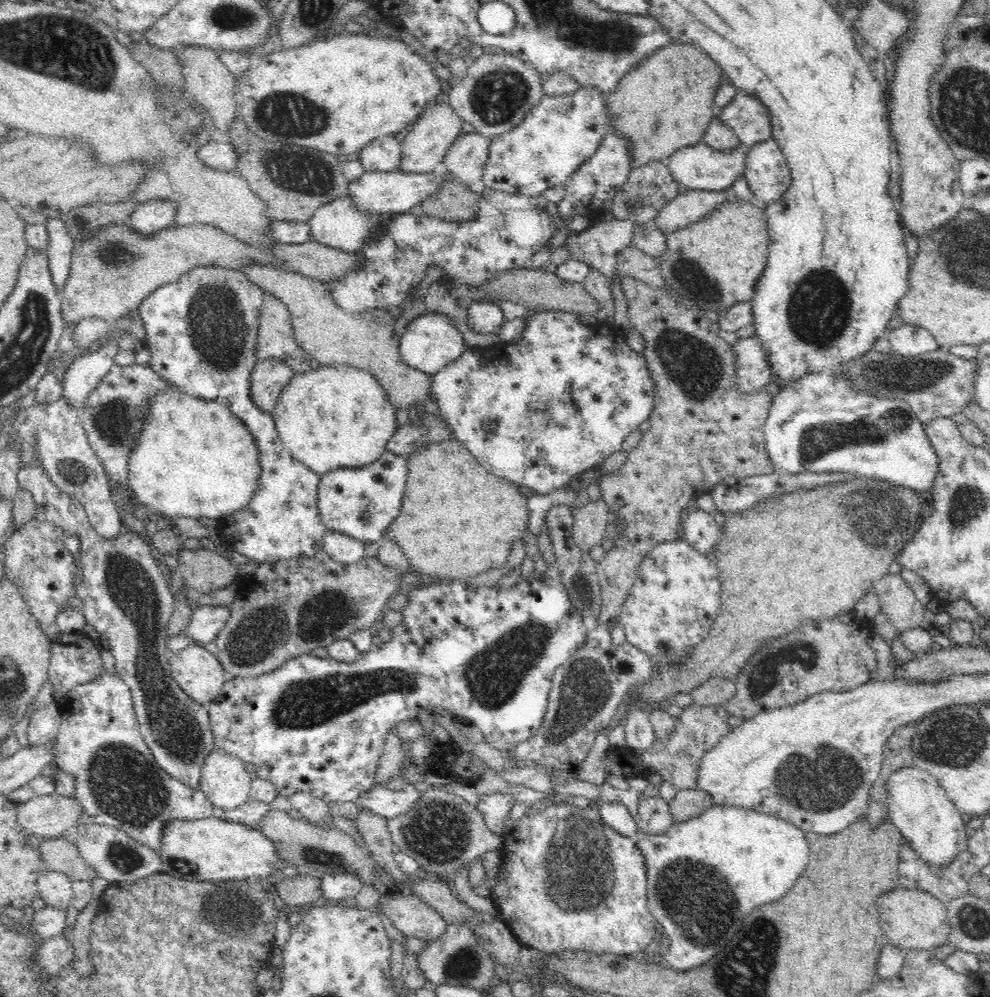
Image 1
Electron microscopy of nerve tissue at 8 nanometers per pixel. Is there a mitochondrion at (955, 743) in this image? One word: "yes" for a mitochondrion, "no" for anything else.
yes

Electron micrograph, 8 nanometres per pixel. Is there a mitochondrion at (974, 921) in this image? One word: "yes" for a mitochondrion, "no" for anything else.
yes

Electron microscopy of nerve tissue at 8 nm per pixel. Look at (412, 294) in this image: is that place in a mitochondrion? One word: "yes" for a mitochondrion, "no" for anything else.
no

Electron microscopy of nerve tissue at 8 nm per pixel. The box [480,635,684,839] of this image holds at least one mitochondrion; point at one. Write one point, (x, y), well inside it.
(584, 689)

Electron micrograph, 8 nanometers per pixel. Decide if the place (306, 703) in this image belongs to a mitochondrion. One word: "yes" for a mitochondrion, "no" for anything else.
yes

